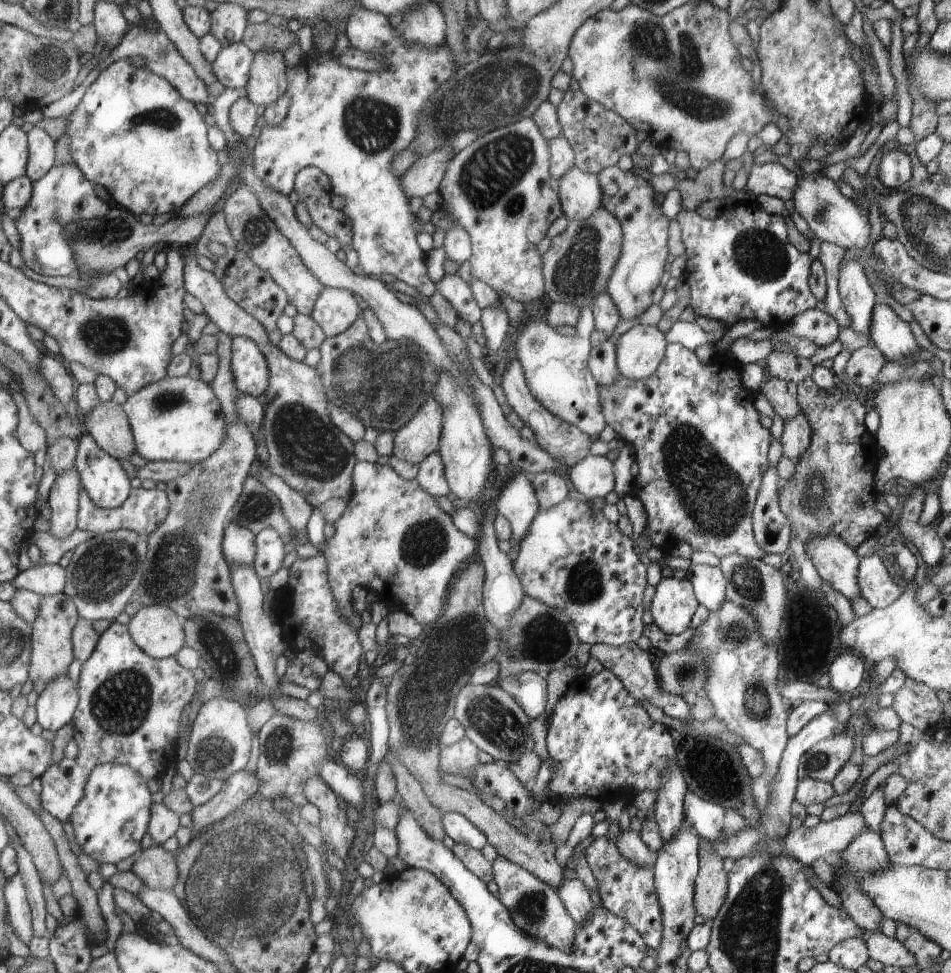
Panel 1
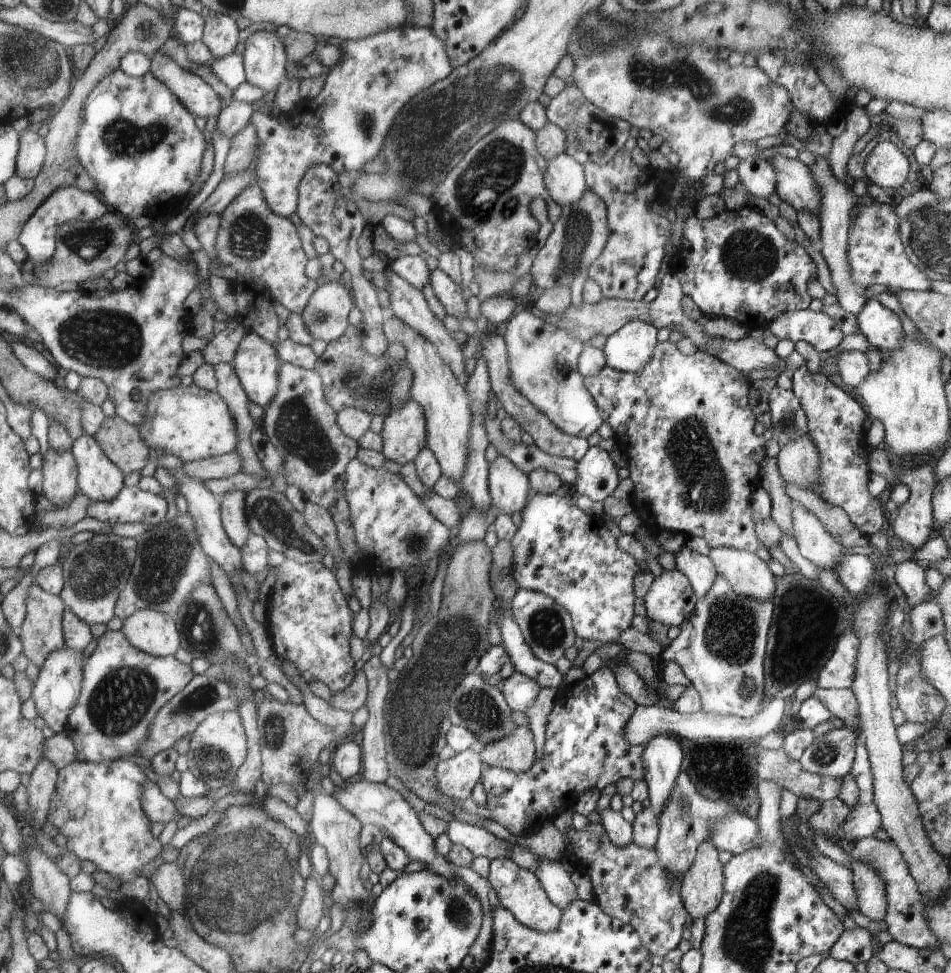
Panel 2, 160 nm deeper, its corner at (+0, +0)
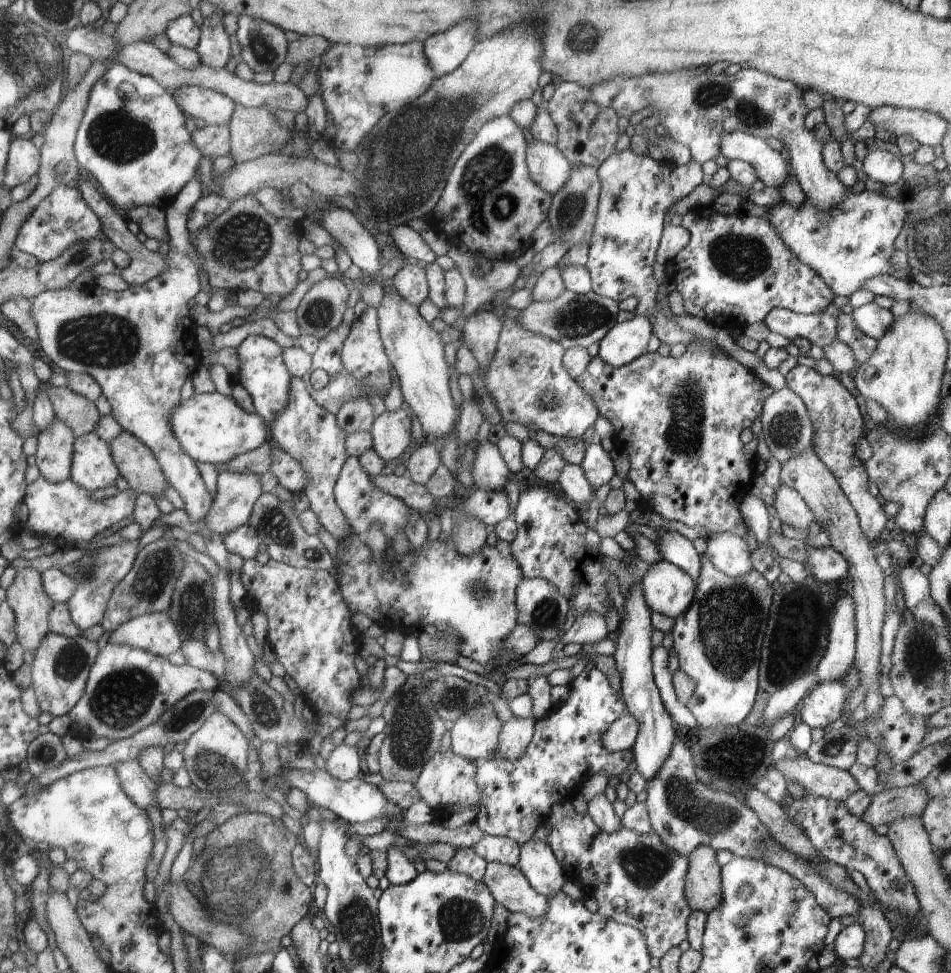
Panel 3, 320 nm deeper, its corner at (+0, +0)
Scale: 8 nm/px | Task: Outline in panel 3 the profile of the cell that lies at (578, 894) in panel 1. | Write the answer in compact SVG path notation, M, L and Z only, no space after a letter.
M527 840L521 846L517 867L528 879L530 886L546 898L560 892L567 881L565 870L546 841Z

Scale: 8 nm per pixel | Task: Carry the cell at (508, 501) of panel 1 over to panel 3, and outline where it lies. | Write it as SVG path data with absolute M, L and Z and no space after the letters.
M482 421L473 447L476 448L471 474L476 486L484 490L504 490L509 481L509 468L502 458L497 445L488 441L490 424Z

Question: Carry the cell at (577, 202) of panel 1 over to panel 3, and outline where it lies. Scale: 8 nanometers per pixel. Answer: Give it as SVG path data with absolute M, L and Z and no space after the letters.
M532 139L525 148L530 178L553 195L570 176L573 165L556 145Z

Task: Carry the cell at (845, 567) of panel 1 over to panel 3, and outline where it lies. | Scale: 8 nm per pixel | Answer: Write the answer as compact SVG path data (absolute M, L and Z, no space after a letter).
M782 480L771 509L777 512L777 517L783 524L789 524L800 530L803 533L802 540L808 540L806 529L815 520L813 512L800 493L786 483L782 483Z

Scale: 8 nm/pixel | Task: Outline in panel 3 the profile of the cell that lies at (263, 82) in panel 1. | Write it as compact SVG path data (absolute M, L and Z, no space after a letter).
M240 15L235 35L236 40L241 45L240 59L246 61L254 72L274 71L286 61L289 42L284 37L284 31L280 27L274 26L258 17Z

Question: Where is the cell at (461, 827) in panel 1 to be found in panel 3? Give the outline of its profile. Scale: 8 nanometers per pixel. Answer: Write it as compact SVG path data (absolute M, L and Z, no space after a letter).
M484 835L480 842L472 847L478 856L488 863L500 863L516 867L521 853L521 846L511 838L498 835Z

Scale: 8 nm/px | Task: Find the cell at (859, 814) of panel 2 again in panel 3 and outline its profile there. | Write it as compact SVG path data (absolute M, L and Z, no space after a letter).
M922 783L891 789L880 788L880 792L872 795L863 819L876 826L905 817L922 818L928 801L927 788Z

